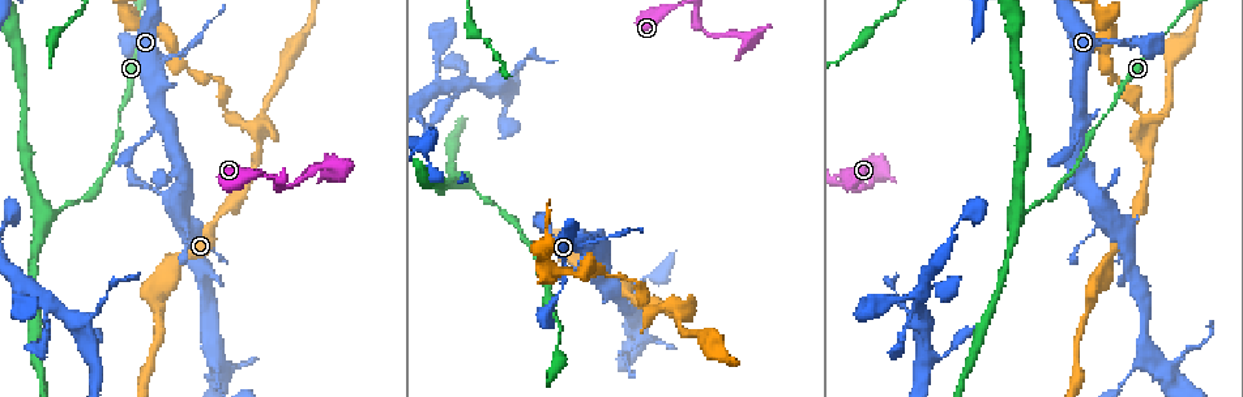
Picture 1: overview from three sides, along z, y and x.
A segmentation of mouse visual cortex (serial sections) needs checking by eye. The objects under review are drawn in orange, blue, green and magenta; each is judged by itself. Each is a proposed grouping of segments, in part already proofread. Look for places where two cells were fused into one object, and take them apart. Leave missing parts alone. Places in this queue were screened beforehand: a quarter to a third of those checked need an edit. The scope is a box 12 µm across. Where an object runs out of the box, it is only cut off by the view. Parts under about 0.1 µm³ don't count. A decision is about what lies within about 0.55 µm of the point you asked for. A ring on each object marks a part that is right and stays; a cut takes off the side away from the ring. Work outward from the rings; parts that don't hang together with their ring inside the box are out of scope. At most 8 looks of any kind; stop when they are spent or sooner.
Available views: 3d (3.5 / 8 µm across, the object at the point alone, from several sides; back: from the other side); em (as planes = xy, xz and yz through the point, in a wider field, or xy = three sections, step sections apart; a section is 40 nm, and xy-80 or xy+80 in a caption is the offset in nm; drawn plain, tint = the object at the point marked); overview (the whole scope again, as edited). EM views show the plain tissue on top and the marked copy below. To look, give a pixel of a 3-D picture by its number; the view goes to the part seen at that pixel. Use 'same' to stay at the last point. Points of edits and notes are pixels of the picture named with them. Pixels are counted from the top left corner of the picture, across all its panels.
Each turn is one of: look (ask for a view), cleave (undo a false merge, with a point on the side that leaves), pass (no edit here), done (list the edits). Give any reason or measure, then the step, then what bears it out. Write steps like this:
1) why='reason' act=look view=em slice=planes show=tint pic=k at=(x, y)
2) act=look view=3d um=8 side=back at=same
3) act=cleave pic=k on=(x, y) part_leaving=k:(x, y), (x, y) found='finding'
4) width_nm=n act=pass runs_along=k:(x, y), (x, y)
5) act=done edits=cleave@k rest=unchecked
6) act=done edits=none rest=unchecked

why='side arm on a straight run' act=look view=3d um=3.5 pic=1 at=(260, 157)

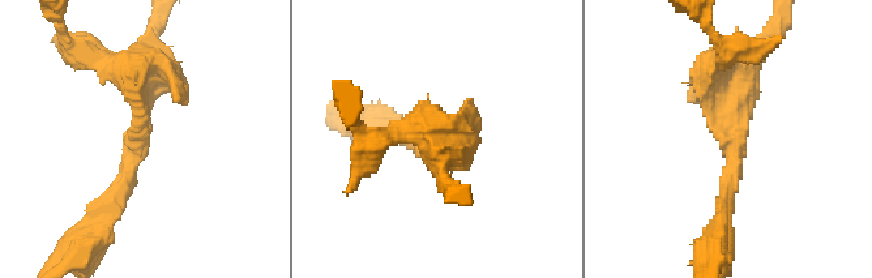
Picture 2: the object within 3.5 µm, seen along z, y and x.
arms=3 arm_widths_nm=250,300,300 why='now the EM' act=look view=em slice=xy step=3 show=tint pic=2 at=(141, 138)

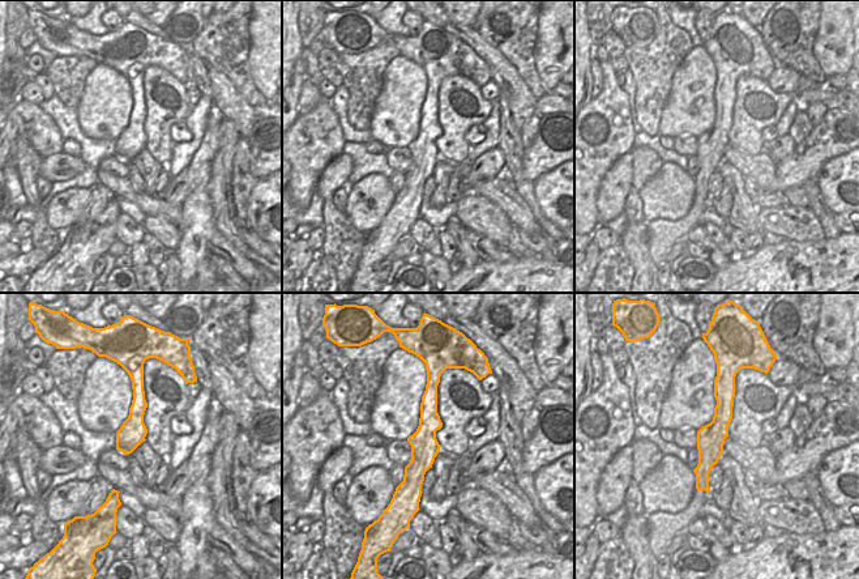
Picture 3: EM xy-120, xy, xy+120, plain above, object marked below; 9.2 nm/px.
act=pass runs_along=3:(434, 383), (415, 494) found='all the same cell'

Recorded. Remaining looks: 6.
why='thick turns thin' act=look view=3d um=3.5 pic=1 at=(1078, 126)

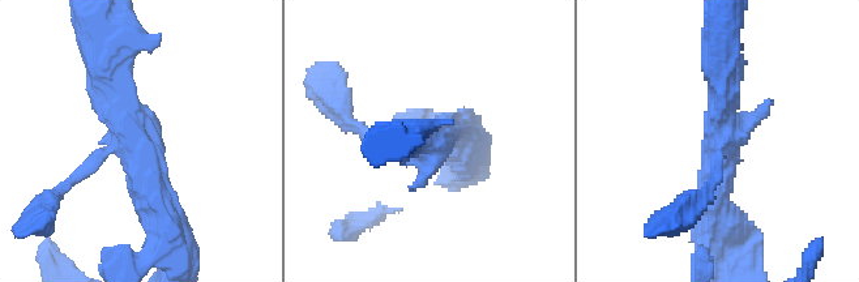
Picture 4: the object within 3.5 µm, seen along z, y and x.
act=look view=em slice=xy step=3 show=tint pic=4 at=(136, 140)

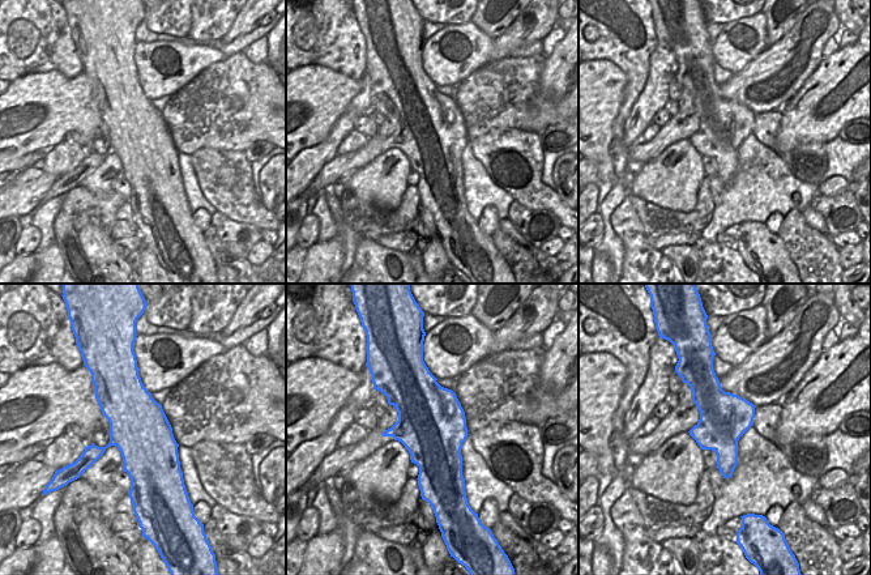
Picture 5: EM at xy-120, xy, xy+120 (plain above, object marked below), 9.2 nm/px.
width_nm=650 act=pass runs_along=4:(109, 63), (112, 94), (165, 223) found='continuous, no second cell'

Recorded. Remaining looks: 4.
why='calibre changes' act=look view=3d um=8 pic=1 at=(739, 36)

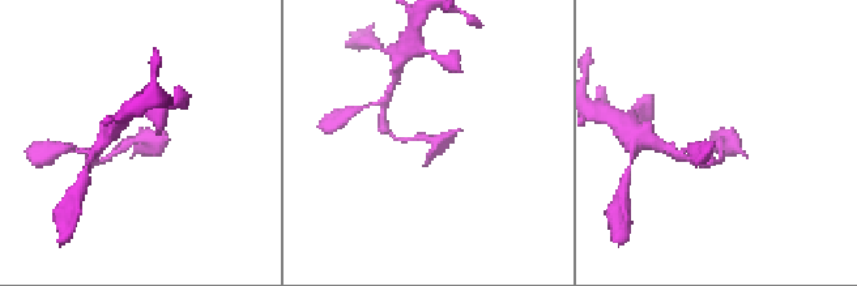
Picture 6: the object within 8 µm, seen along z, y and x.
act=look view=em slice=planes show=tint pic=6 at=(136, 139)

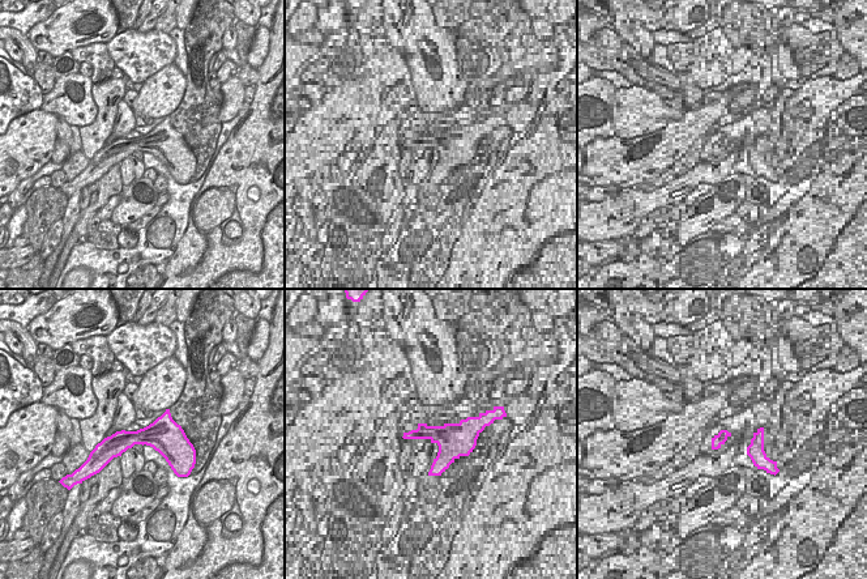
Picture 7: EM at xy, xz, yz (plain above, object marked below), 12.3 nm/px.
width_nm=320 act=pass runs_along=6:(396, 139), (436, 141), (427, 162) found='all the same cell'

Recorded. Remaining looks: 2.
why='abrupt turn' act=look view=3d um=3.5 pic=1 at=(570, 257)

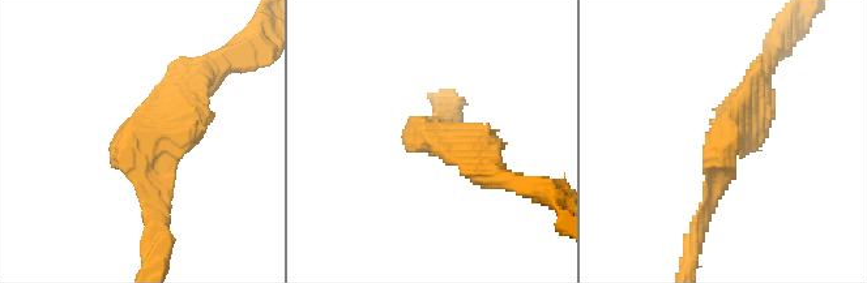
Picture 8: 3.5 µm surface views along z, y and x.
arm_widths_nm=200,450 act=look view=em slice=xy step=2 show=tint pic=8 at=(719, 149)

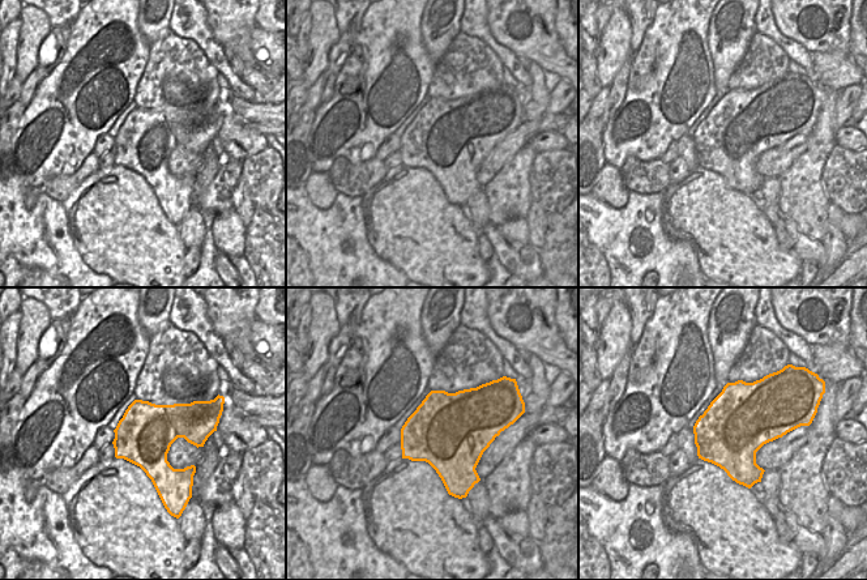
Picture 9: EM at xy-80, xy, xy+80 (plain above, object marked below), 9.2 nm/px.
act=pass runs_along=8:(754, 89), (697, 228) found='one cell here'

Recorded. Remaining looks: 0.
act=done edits=none rest=unchecked

